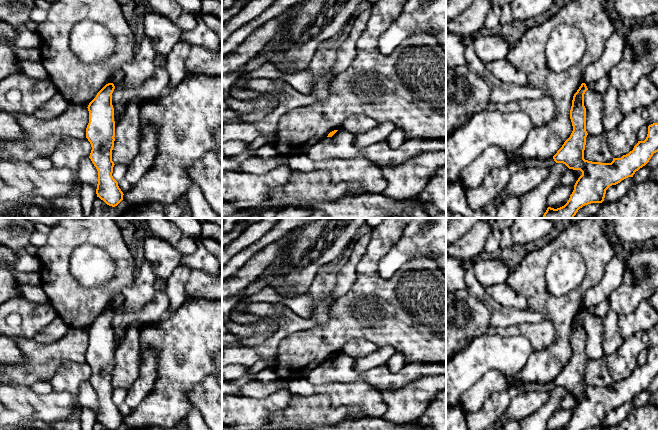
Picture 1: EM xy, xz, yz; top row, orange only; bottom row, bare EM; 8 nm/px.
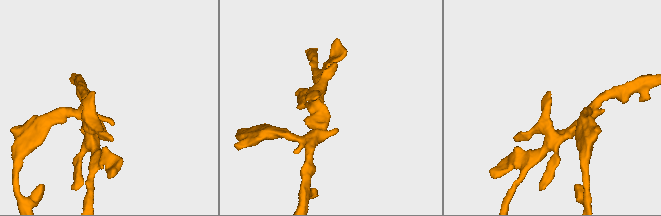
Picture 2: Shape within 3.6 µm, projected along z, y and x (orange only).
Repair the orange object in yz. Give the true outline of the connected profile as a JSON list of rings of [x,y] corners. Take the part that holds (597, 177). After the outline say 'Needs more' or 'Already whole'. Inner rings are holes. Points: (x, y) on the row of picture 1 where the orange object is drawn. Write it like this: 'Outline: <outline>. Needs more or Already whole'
Outline: [[[582,83],[573,96],[570,119],[573,131],[562,147],[553,156],[556,163],[563,163],[569,169],[580,170],[582,175],[574,185],[567,203],[557,209],[548,207],[543,218],[574,218],[580,208],[591,203],[602,203],[606,190],[633,177],[645,166],[654,153],[658,152],[658,123],[648,126],[644,141],[638,141],[633,150],[611,163],[592,162],[584,159],[586,145],[586,108],[584,94],[588,90]]]. Already whole

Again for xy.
Outline: [[[113,83],[106,84],[89,103],[89,123],[86,138],[92,150],[89,158],[98,171],[97,197],[107,205],[115,207],[123,200],[123,192],[113,178],[114,162],[112,150],[115,141],[114,108],[112,93]]]. Already whole

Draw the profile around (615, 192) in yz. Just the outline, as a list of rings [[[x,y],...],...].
[[[628,177],[622,180],[620,183],[610,186],[606,190],[604,201],[610,203],[621,199],[627,194],[627,192],[629,191],[633,184],[634,178]]]

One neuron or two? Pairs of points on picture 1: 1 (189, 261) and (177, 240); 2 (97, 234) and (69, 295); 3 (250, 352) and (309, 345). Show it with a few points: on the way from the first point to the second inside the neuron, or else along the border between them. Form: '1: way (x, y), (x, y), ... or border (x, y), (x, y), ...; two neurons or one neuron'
1: border (195, 239), (196, 248), (192, 252), (182, 255); two neurons
2: way (78, 236), (62, 252), (62, 276); one neuron
3: border (294, 332), (281, 340), (276, 363), (273, 367); two neurons

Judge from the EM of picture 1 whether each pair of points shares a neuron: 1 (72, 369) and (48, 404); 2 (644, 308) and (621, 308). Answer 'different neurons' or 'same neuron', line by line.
1: different neurons
2: different neurons

